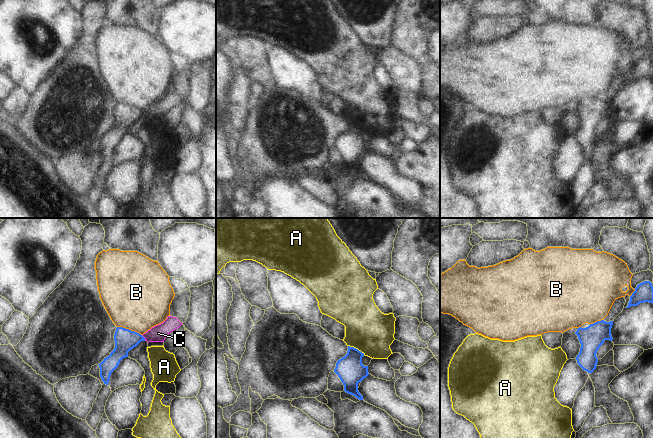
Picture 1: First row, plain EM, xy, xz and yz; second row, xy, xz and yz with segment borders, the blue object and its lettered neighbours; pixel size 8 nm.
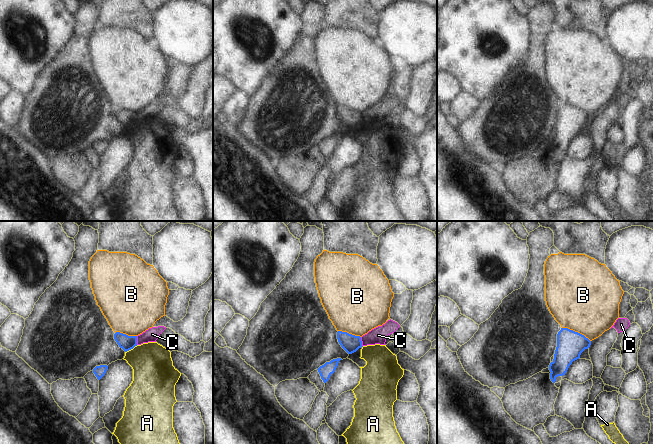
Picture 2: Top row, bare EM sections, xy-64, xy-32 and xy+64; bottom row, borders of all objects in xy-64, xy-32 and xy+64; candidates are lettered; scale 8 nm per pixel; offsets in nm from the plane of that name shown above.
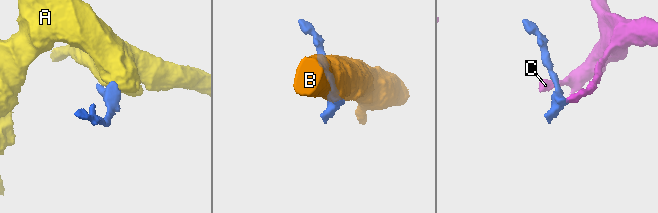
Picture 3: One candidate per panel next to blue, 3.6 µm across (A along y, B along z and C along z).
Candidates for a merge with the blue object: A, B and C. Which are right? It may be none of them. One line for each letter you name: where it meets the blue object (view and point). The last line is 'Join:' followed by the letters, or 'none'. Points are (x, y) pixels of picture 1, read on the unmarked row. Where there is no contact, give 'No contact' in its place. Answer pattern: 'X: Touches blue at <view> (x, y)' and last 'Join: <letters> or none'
Join: none.

